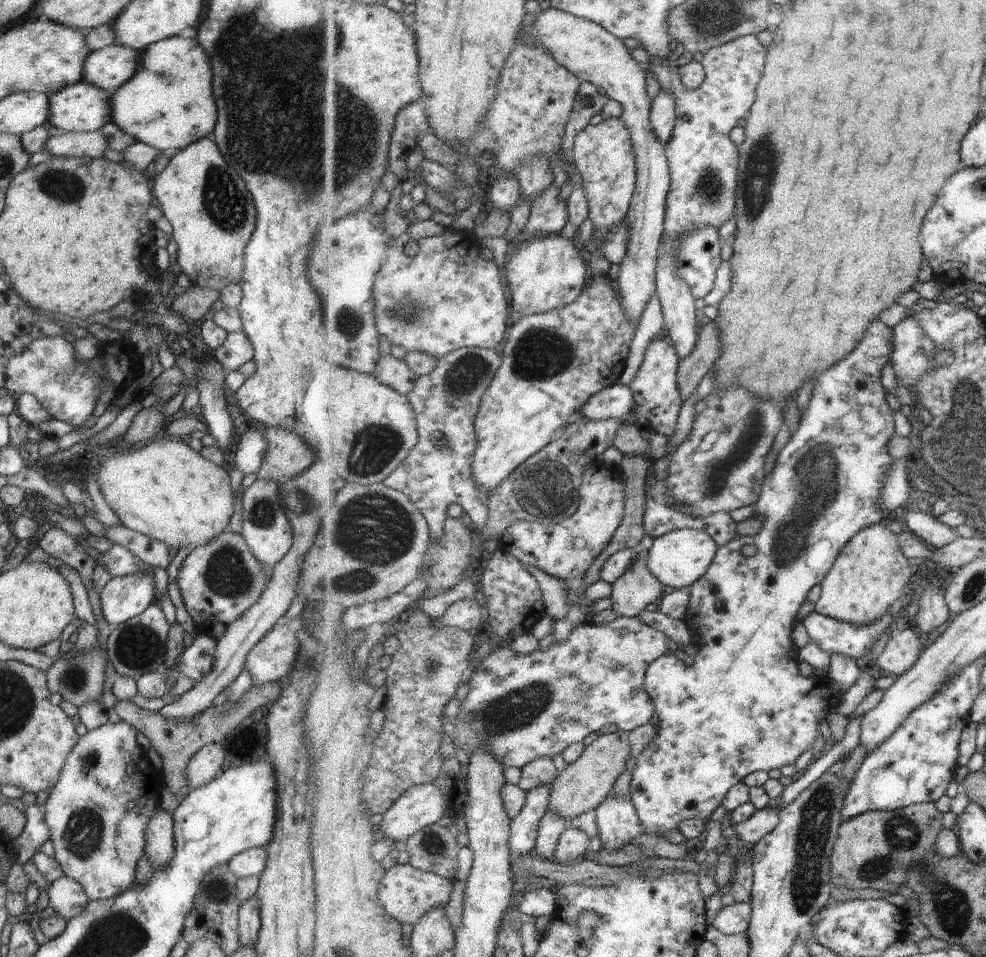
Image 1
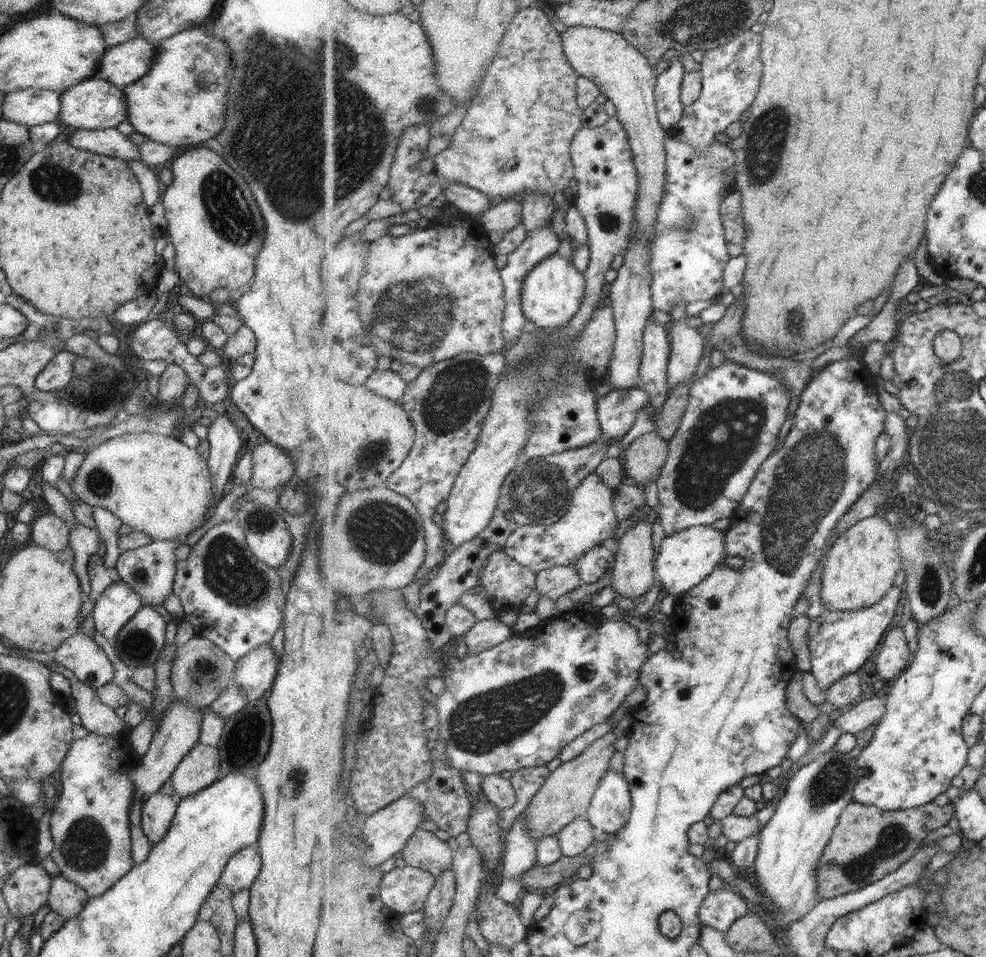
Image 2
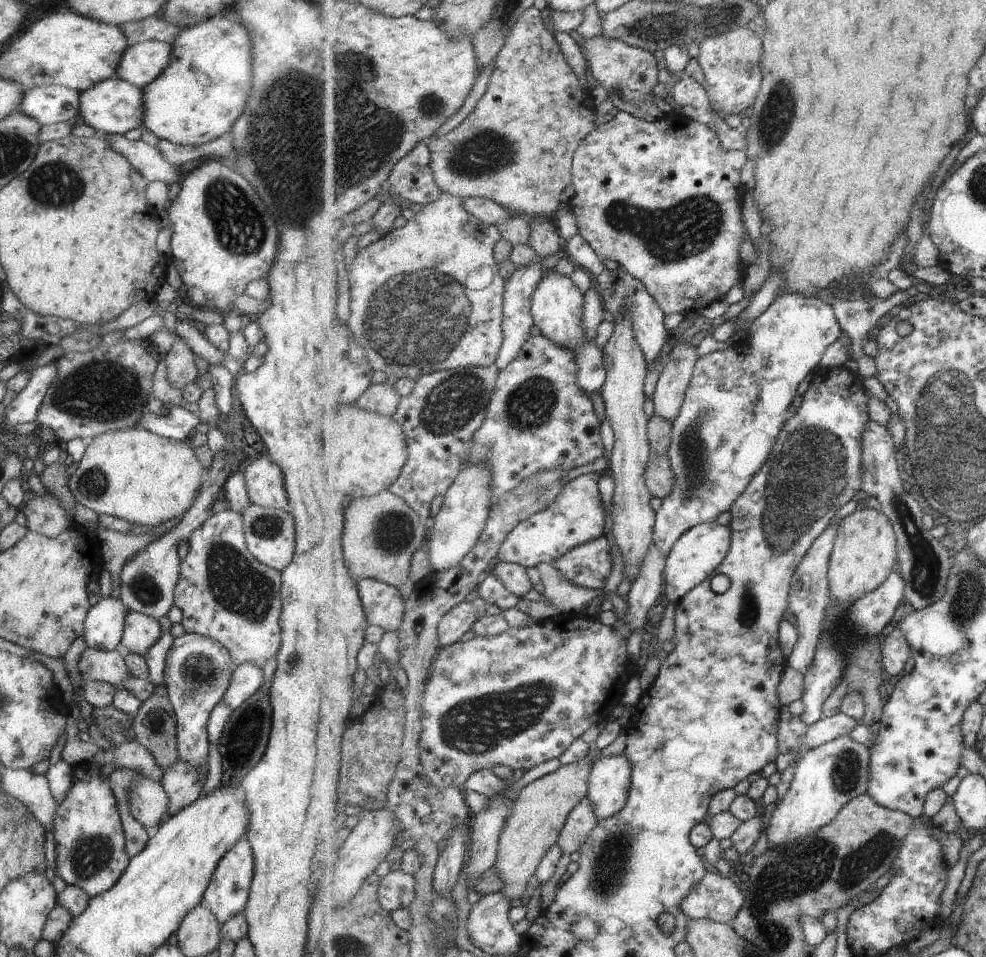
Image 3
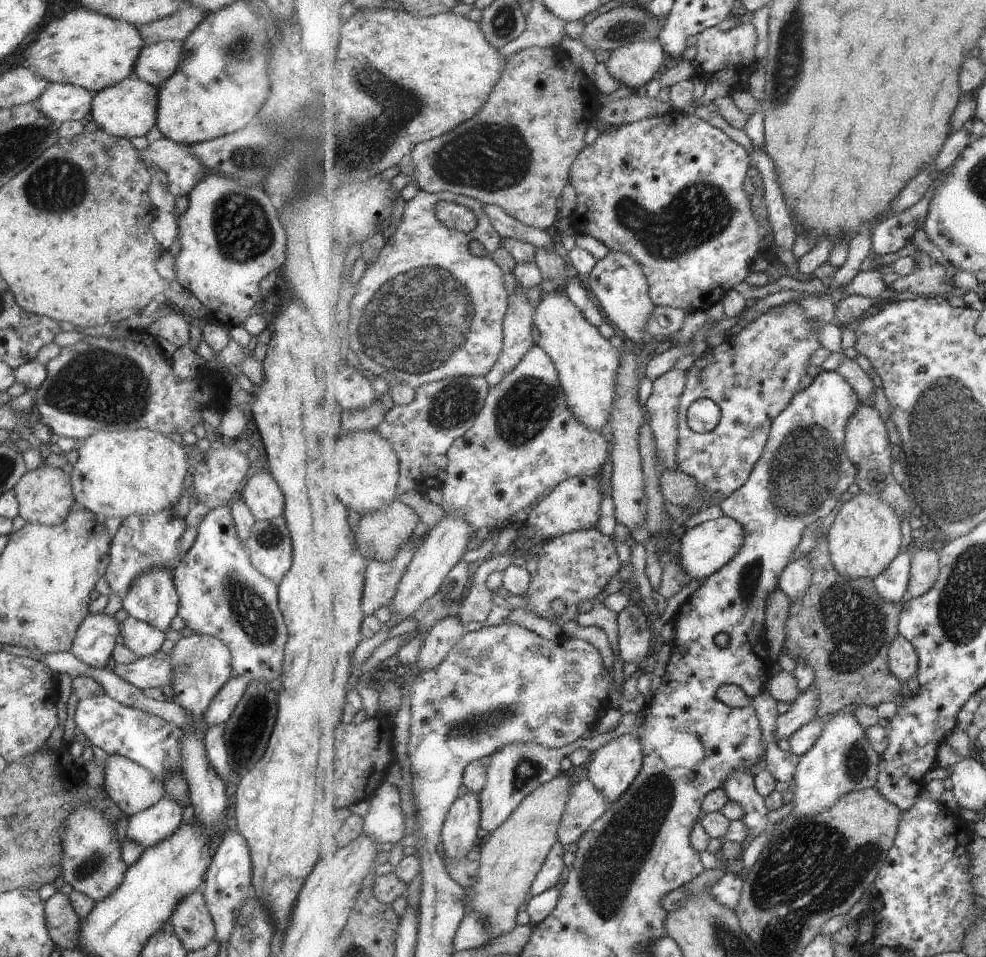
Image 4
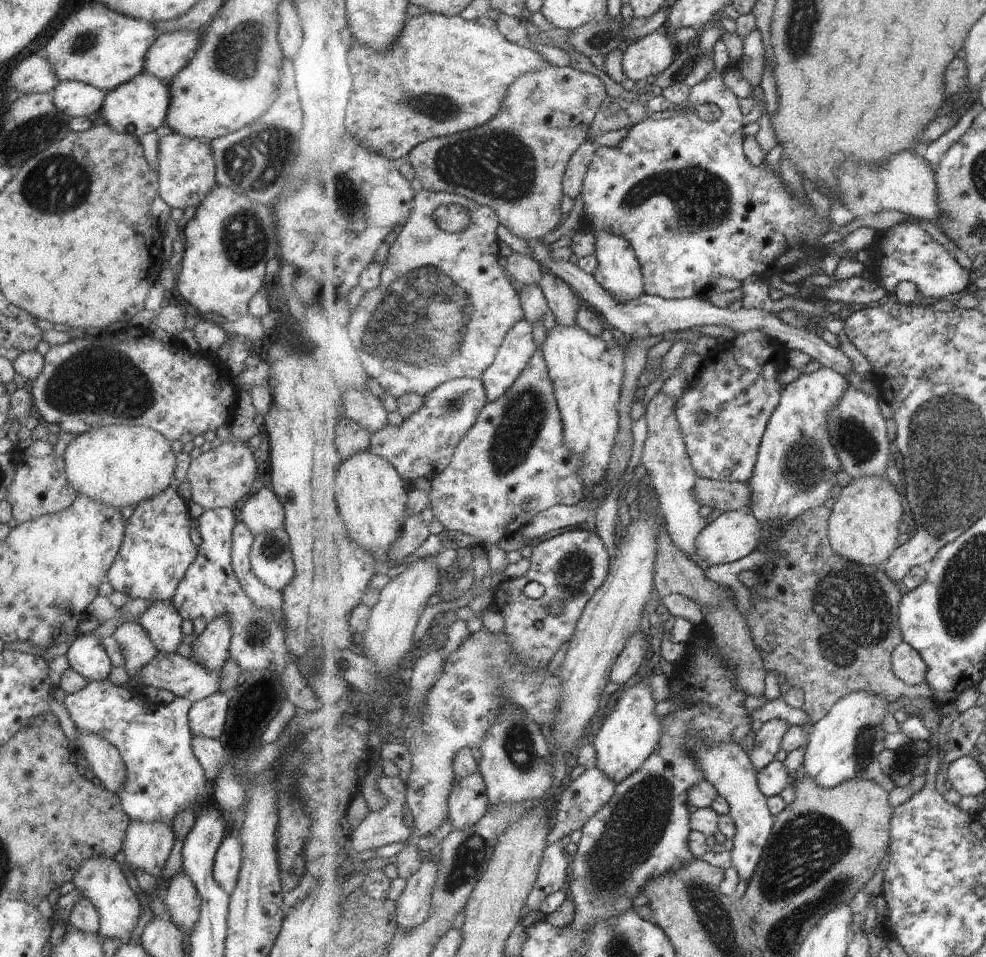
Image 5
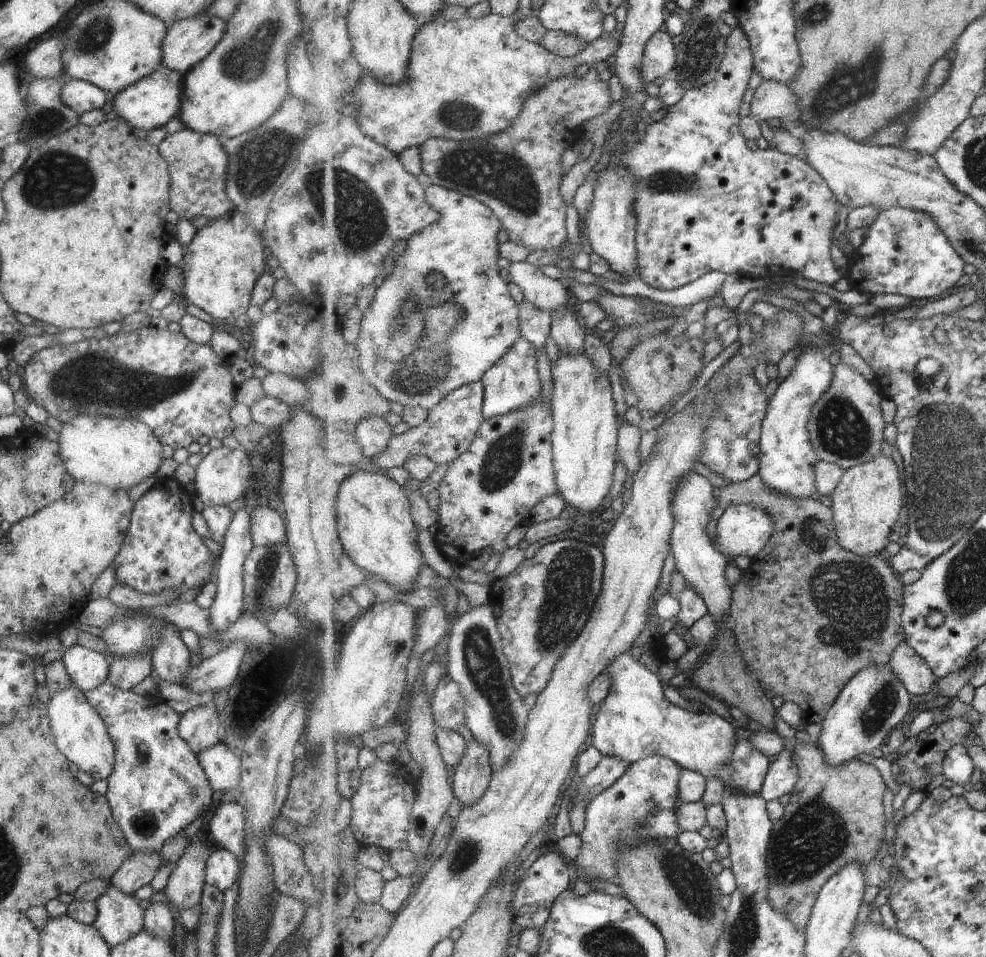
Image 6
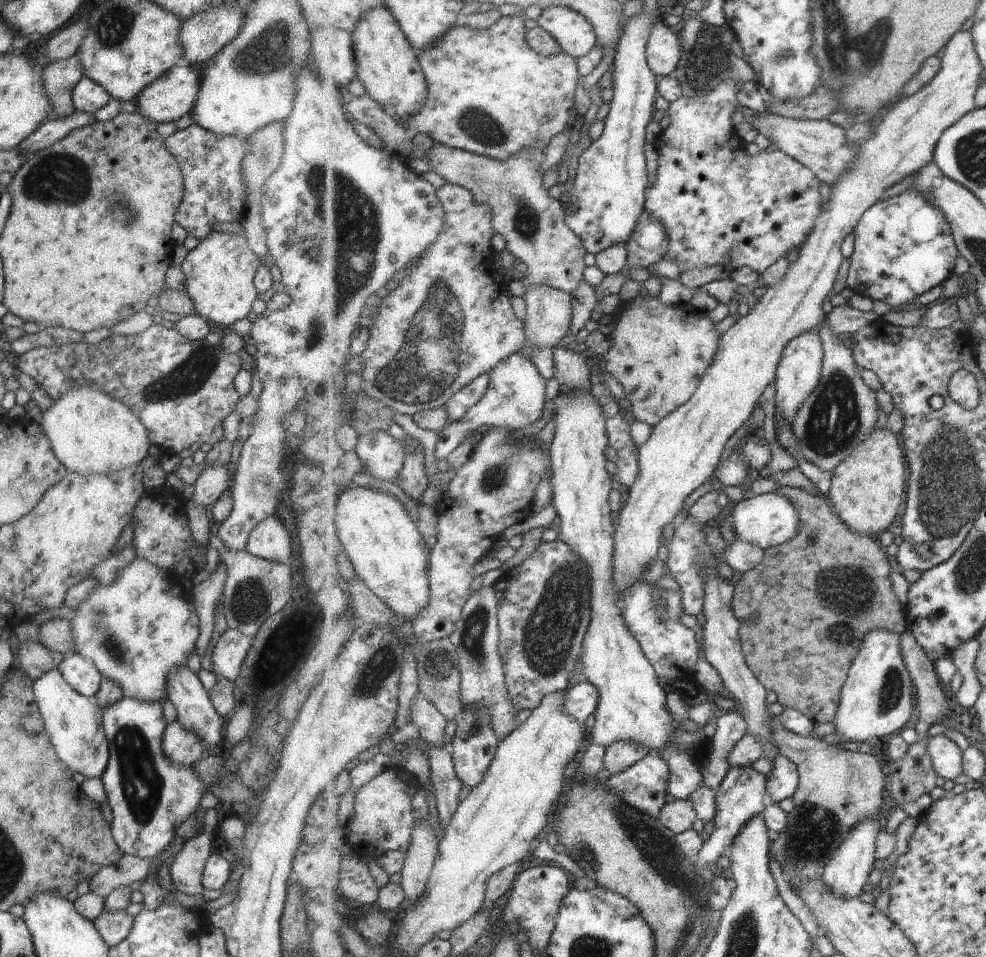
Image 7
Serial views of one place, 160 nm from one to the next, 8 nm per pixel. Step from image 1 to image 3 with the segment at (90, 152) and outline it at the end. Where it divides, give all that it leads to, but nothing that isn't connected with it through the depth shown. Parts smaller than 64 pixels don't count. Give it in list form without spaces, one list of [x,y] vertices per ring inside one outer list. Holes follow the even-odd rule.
[[[106,135],[108,145],[124,156],[146,181],[177,182],[177,165],[169,164],[158,148],[145,144],[141,139],[130,141],[123,135]]]

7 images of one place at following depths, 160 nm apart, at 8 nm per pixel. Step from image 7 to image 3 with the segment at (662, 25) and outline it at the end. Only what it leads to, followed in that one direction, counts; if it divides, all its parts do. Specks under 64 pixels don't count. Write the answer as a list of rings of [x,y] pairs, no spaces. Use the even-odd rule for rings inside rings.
[[[603,34],[585,39],[580,46],[597,84],[605,88],[608,94],[623,96],[627,92],[635,92],[653,98],[653,92],[659,84],[659,68],[652,52]]]

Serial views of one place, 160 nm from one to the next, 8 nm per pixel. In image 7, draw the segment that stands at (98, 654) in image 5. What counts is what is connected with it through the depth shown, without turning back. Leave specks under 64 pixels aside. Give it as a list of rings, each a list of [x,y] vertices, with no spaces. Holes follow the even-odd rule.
[[[79,653],[64,655],[55,666],[62,674],[65,682],[80,695],[91,698],[99,688],[102,676],[91,662]]]

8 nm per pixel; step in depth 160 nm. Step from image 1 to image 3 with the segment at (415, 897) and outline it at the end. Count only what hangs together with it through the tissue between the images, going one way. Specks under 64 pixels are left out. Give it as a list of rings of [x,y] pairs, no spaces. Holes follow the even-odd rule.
[[[401,868],[389,871],[380,882],[379,902],[391,912],[408,908],[415,900],[417,886],[418,880],[415,875]]]

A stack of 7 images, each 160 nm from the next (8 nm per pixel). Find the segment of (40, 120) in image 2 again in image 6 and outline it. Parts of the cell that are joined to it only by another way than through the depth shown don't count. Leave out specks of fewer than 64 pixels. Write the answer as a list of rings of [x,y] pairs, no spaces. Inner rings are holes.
[[[69,79],[61,86],[60,100],[77,115],[89,110],[107,108],[109,95],[83,80]]]

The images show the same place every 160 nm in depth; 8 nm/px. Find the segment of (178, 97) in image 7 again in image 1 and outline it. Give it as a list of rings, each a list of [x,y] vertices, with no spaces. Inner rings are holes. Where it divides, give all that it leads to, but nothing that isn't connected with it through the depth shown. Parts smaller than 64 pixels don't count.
[[[79,80],[48,95],[49,114],[47,123],[65,132],[89,132],[98,130],[111,120],[110,91],[100,89]]]

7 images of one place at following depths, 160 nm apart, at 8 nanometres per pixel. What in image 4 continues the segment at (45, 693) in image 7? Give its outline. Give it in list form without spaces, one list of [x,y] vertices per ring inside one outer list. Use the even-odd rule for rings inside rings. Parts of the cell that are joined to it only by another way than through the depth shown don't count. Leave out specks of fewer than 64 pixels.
[[[108,755],[103,772],[102,787],[123,815],[144,811],[165,796],[162,782],[125,756]]]

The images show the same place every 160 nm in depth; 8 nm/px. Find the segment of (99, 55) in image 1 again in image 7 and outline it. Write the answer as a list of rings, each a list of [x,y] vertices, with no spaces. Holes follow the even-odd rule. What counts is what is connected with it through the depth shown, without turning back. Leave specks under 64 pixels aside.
[[[224,4],[218,7],[203,9],[183,20],[180,26],[179,41],[182,46],[183,63],[201,66],[211,58],[224,44],[235,38],[244,20],[245,10],[235,10]]]

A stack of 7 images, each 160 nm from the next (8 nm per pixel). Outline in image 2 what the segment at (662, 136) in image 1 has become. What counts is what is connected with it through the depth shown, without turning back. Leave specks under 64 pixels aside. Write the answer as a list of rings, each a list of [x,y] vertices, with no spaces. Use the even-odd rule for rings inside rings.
[[[682,56],[671,60],[670,66],[658,75],[656,86],[656,107],[658,108],[658,121],[669,133],[683,118],[685,105],[682,101],[682,83],[684,82]]]

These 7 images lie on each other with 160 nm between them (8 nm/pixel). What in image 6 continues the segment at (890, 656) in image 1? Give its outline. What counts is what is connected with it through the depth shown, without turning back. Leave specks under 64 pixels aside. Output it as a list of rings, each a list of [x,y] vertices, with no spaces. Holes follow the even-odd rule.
[[[906,642],[891,656],[890,666],[912,695],[924,695],[938,681],[930,665]]]

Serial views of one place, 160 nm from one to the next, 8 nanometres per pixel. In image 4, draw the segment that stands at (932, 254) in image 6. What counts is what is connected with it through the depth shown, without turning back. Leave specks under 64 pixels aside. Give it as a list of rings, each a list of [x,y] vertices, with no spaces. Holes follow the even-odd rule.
[[[919,253],[918,264],[912,274],[899,277],[891,284],[898,293],[911,292],[921,297],[941,295],[951,290],[953,268],[943,268],[939,261],[924,253]]]

